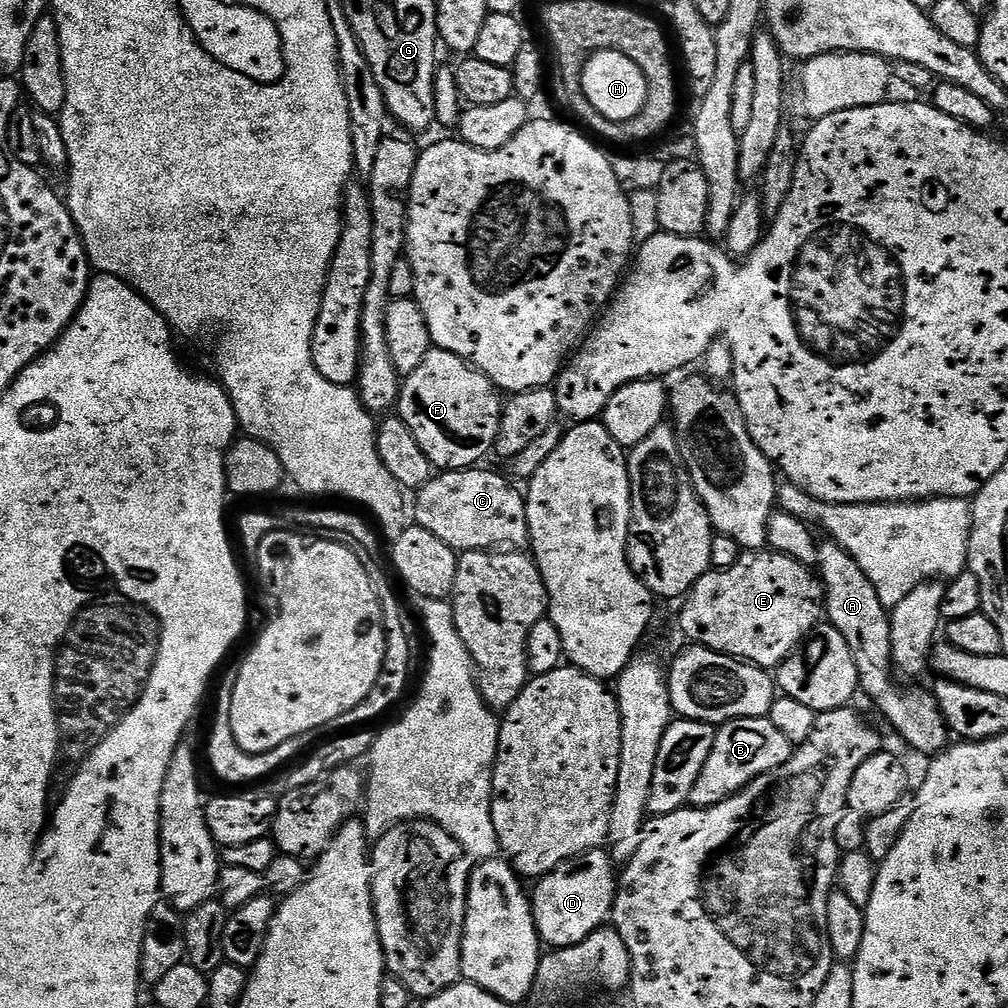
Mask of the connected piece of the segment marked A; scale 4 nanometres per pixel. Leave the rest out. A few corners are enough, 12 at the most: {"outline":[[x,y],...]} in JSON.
{"outline":[[816,549],[827,623],[861,693],[925,758],[950,744],[935,695],[894,675],[890,612],[862,566]]}

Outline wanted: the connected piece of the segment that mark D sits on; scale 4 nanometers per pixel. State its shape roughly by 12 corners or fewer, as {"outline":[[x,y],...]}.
{"outline":[[604,850],[565,860],[531,889],[549,949],[605,927],[618,868]]}

